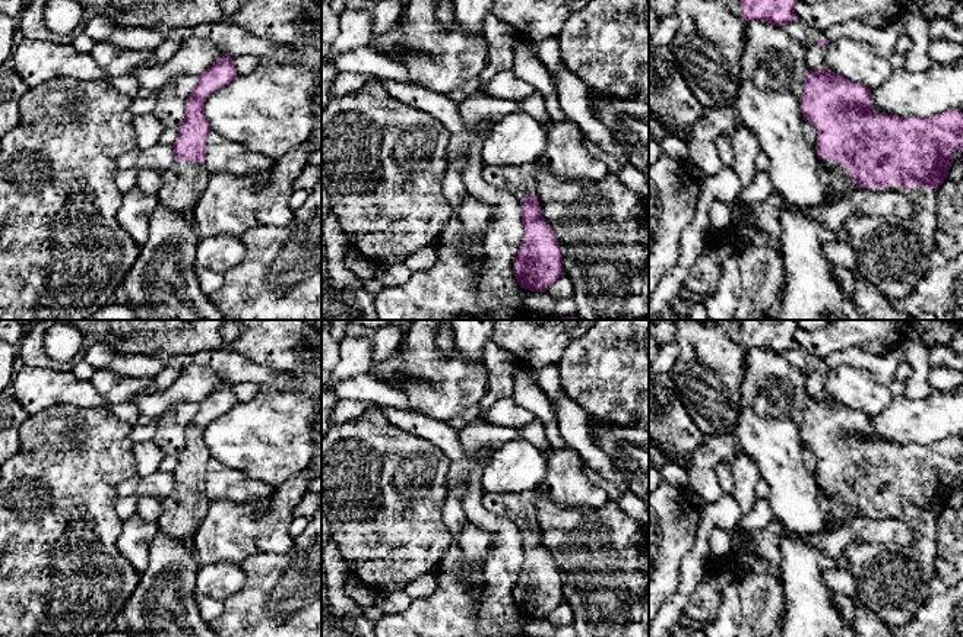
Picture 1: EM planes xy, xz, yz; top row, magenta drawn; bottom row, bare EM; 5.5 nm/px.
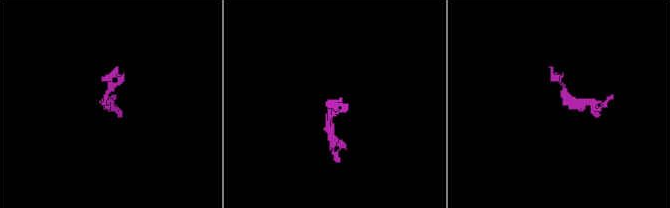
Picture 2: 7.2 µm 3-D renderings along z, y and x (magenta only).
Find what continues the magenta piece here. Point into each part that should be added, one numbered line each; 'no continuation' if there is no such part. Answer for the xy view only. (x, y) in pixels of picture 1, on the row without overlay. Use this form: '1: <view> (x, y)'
1: xy (183, 510)

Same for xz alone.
1: xz (519, 509)

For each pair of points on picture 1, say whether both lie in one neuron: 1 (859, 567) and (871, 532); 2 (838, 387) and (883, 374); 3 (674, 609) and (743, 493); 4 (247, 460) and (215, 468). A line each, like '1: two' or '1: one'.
1: two
2: two
3: two
4: two

